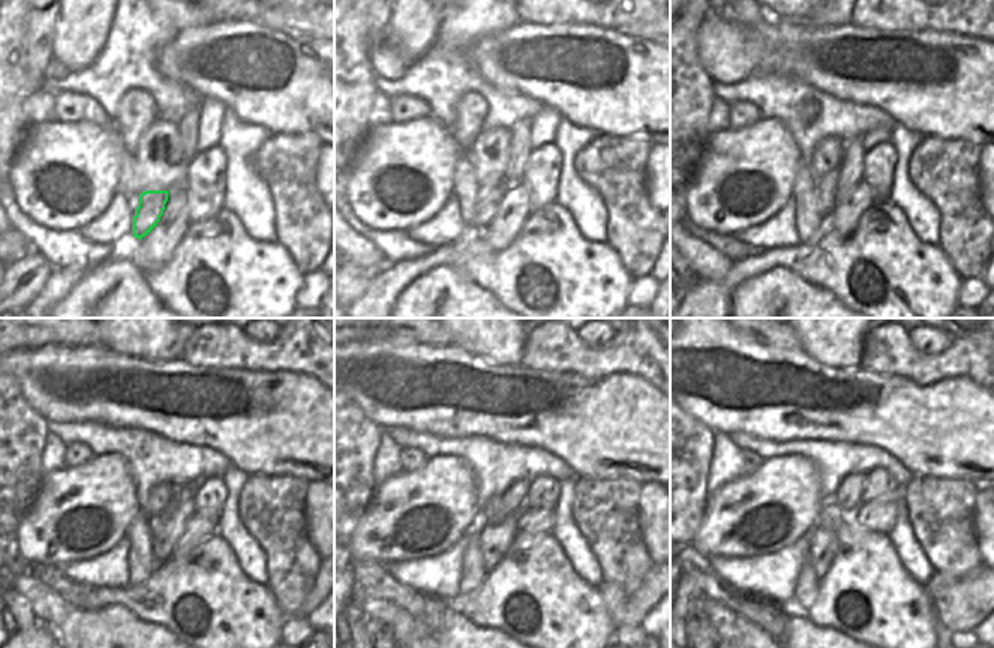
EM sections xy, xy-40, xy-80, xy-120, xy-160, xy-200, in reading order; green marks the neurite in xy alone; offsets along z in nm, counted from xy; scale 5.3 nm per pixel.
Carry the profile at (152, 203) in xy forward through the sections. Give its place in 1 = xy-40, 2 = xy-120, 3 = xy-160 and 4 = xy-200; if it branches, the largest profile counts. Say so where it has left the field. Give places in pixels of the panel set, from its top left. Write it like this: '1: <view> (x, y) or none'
1: xy-40 (489, 198)
2: xy-120 (158, 522)
3: xy-160 (513, 498)
4: xy-200 (847, 495)

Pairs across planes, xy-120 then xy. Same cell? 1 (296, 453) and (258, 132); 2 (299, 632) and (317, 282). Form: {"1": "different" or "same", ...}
{"1": "different", "2": "same"}

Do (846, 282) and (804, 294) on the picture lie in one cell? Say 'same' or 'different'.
different

